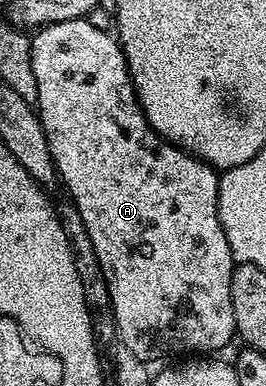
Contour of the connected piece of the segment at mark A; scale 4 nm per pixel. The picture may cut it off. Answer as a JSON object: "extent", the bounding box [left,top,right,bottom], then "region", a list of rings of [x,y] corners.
{"extent":[31,19,237,361],"region":[[[76,19],[75,21],[59,21],[58,23],[47,23],[40,28],[32,36],[31,39],[31,69],[35,69],[35,85],[39,85],[39,93],[37,94],[37,101],[35,110],[41,116],[41,124],[45,130],[47,137],[47,145],[51,149],[51,157],[53,163],[57,167],[57,174],[60,182],[65,182],[65,187],[69,190],[68,198],[71,200],[74,207],[76,207],[79,217],[83,217],[83,225],[87,229],[87,233],[91,237],[91,245],[95,245],[95,253],[99,257],[99,265],[103,269],[103,277],[107,277],[107,289],[111,293],[111,305],[115,309],[115,321],[117,322],[117,332],[121,335],[123,345],[127,345],[127,349],[131,349],[131,353],[135,353],[135,357],[139,357],[142,361],[150,361],[149,359],[161,359],[164,355],[177,355],[180,351],[193,351],[189,353],[217,353],[220,347],[228,345],[232,339],[235,339],[235,332],[237,326],[235,325],[235,313],[231,309],[231,277],[233,276],[233,268],[235,266],[233,261],[233,254],[231,253],[231,245],[227,245],[227,233],[223,233],[223,225],[219,221],[219,185],[217,180],[219,178],[218,172],[202,159],[196,159],[194,155],[189,154],[181,147],[175,147],[165,139],[161,138],[159,133],[155,133],[155,129],[151,129],[151,125],[147,121],[147,117],[143,113],[143,109],[137,100],[137,94],[133,88],[133,82],[129,76],[127,69],[127,61],[124,53],[121,52],[121,45],[110,32],[103,29],[95,29],[95,25],[91,25],[88,19]]]}

